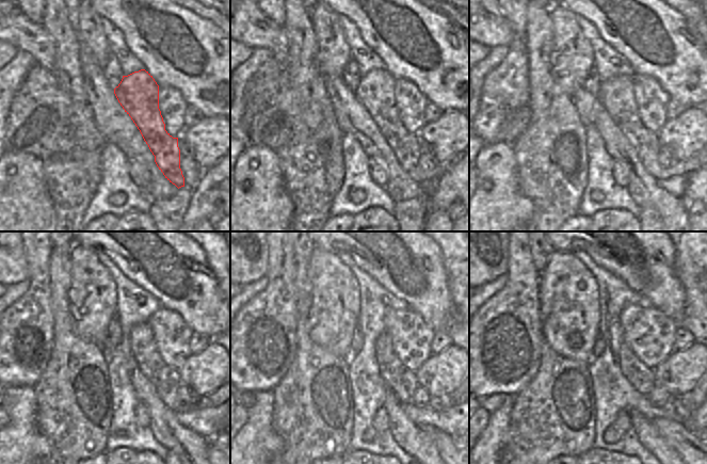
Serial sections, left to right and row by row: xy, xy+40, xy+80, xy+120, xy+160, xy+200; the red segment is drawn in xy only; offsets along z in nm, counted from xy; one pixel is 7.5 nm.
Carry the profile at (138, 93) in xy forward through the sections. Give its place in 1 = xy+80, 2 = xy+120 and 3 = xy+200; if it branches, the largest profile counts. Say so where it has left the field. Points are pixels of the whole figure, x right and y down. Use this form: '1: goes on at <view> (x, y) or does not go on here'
1: goes on at xy+80 (616, 95)
2: goes on at xy+120 (166, 381)
3: goes on at xy+200 (639, 376)

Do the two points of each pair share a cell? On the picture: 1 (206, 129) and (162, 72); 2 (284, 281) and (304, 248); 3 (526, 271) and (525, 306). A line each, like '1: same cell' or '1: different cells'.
1: different cells
2: different cells
3: same cell

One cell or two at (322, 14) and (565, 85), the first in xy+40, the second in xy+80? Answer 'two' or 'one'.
one

